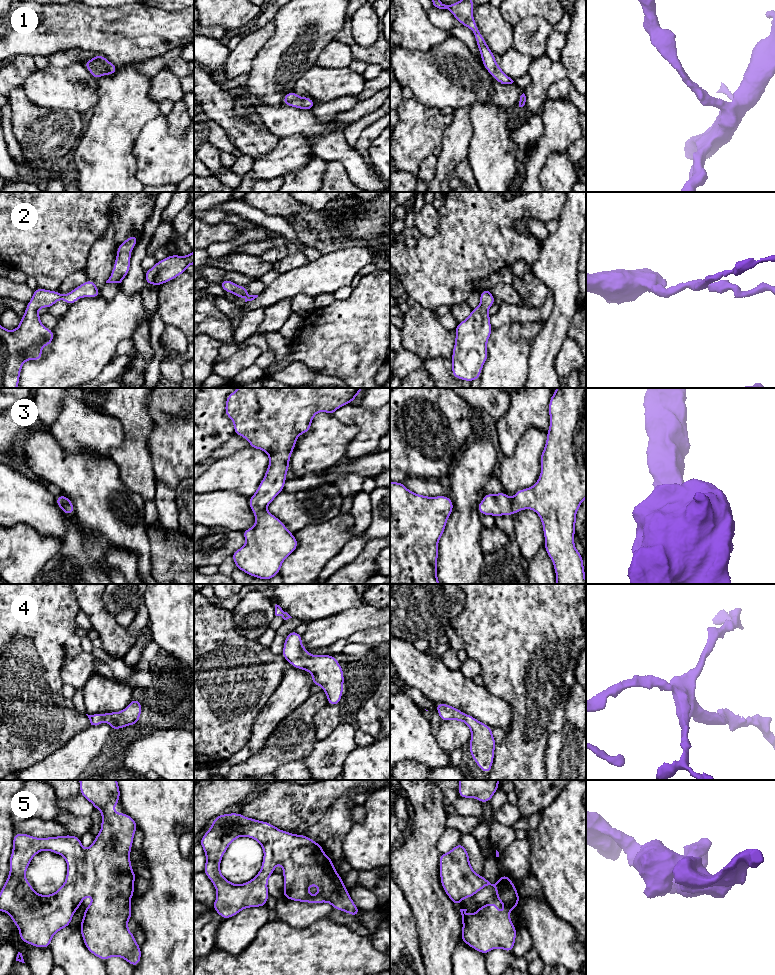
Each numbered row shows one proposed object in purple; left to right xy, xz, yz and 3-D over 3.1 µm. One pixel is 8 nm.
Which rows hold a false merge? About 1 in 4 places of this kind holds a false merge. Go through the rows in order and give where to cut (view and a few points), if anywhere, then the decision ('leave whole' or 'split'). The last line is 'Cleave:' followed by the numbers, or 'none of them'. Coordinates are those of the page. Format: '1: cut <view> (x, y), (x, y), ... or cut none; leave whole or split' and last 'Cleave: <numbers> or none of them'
1: cut none; leave whole
2: cut none; leave whole
3: cut none; leave whole
4: cut none; leave whole
5: cut none; leave whole
Cleave: none of them

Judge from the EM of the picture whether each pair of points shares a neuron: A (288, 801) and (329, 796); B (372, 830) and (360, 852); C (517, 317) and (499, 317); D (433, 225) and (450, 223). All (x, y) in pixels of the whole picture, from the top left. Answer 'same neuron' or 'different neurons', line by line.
A: same neuron
B: same neuron
C: same neuron
D: different neurons

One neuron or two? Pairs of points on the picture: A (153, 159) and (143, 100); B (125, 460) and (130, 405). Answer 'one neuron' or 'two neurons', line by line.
A: two neurons
B: one neuron

